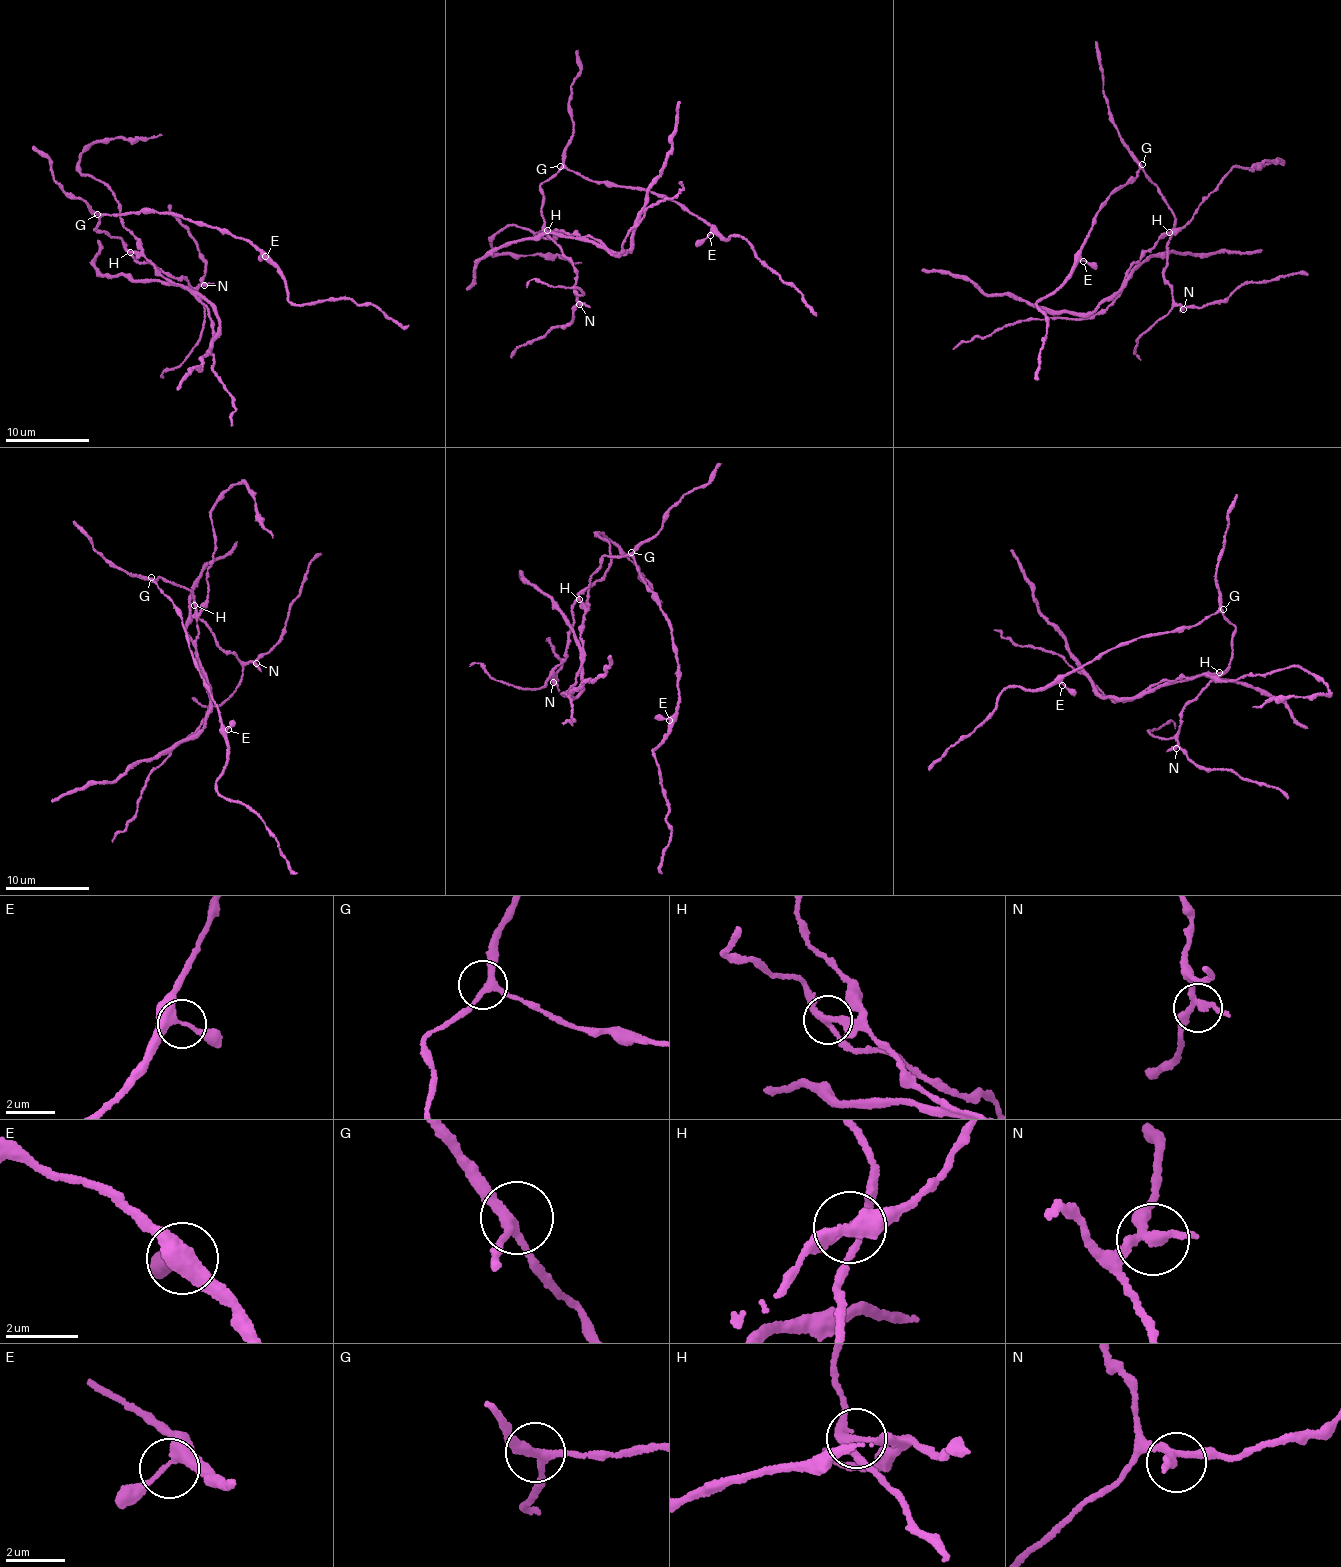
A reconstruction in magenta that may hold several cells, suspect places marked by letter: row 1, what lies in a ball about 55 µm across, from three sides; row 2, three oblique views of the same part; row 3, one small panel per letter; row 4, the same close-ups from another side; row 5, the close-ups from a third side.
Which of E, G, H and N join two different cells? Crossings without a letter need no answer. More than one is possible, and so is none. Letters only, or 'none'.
H

